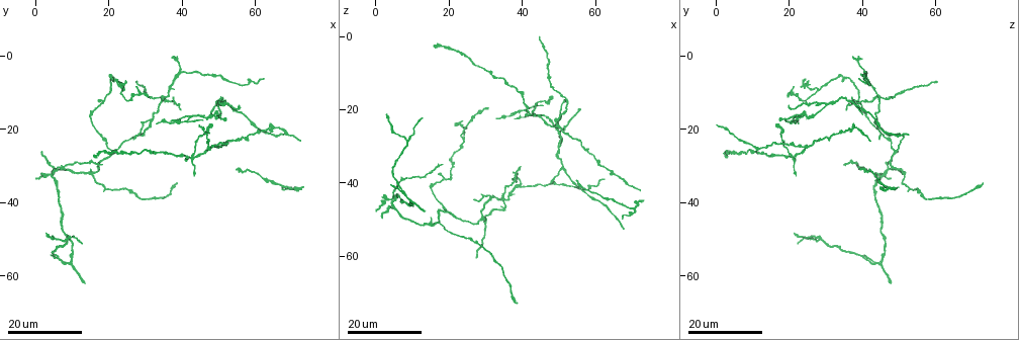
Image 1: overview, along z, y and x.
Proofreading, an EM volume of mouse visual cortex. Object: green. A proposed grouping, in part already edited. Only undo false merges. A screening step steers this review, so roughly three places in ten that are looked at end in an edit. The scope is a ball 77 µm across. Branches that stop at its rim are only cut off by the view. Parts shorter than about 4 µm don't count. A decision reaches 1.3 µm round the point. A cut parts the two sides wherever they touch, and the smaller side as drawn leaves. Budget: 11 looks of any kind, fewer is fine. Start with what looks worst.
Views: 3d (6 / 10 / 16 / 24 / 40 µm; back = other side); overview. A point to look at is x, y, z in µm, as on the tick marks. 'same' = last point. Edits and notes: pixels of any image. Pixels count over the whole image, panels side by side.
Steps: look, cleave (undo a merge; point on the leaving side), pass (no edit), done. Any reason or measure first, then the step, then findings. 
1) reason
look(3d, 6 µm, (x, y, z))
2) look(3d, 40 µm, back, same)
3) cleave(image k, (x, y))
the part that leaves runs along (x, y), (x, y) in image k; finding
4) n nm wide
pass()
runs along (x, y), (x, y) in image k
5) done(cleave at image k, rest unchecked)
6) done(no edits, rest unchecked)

look(3d, 16 µm, (4.5, 33.0, 44.5))

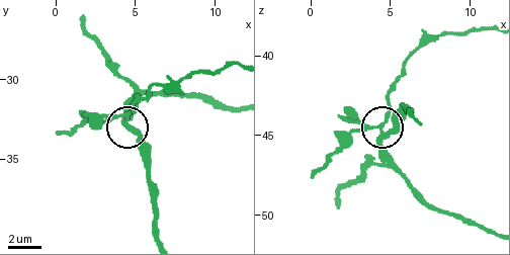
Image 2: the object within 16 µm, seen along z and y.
look(3d, 10 µm, (4.7, 33.2, 45.0))

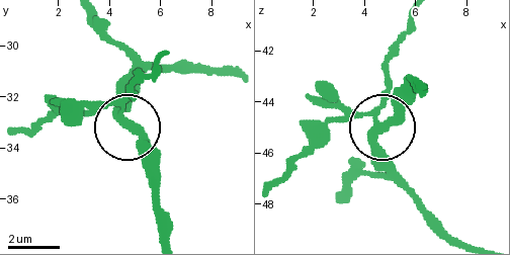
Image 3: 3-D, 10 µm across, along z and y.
3 arms
cleave(image 3, (133, 95))
the part that leaves runs along (381, 106), (387, 63), (408, 17) in image 3; a second neuron is stuck on

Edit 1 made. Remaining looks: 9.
small branch off a trunk
look(3d, 24 µm, (39.5, 5.0, 41.0))

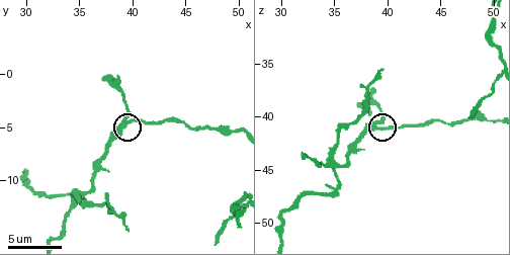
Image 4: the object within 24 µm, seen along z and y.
look(3d, 10 µm, (40.0, 4.4, 41.2))

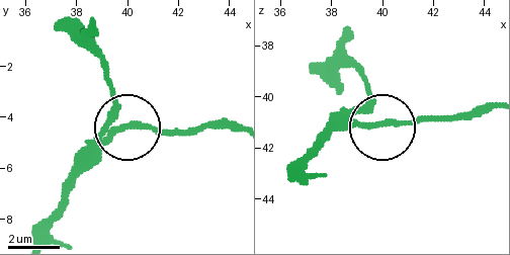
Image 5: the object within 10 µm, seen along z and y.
side arm 6 µm; 3 arms
pass()
continuous, no second neuron

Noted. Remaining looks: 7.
looks like a crossing
look(3d, 16 µm, (16.0, 32.0, 51.5))

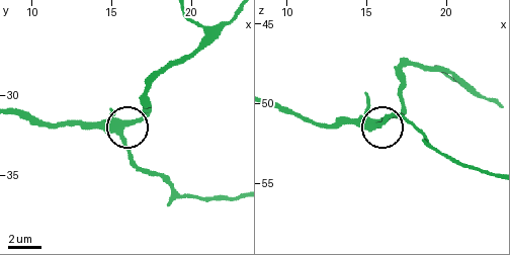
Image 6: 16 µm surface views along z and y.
look(3d, 10 µm, (15.3, 32.1, 51.4))

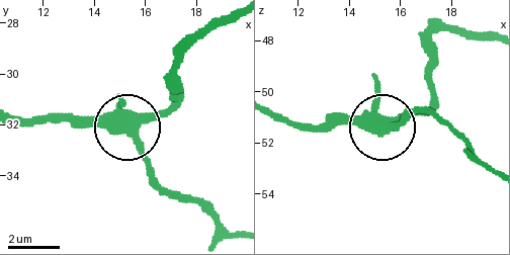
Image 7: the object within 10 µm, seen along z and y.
pass()
runs along (220, 19), (178, 63), (168, 108), (135, 121), (159, 184) in image 7; continuous, no second neuron

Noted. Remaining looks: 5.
two arms in line, one across
look(3d, 16 µm, (50.5, 12.5, 36.5))

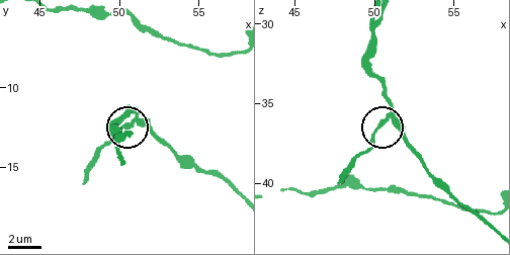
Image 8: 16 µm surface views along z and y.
zoom in
look(3d, 6 µm, (50.8, 12.3, 36.0))

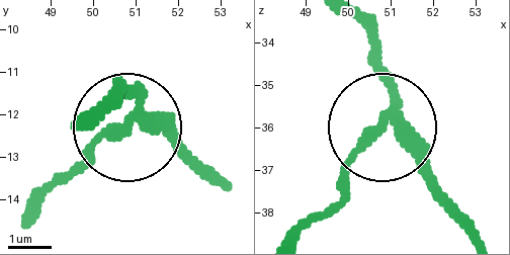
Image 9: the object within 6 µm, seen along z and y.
side arm 6 µm
pass()
one neuron here

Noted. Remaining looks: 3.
two arms in line, one across
look(3d, 16 µm, (24.0, 9.5, 28.0))

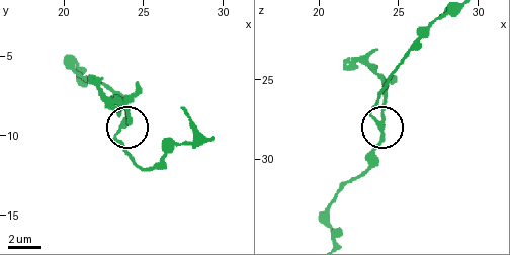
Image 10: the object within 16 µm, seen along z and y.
look(3d, 6 µm, (23.9, 9.1, 27.8))

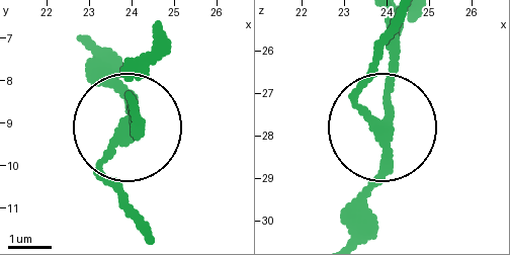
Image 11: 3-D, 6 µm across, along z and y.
pass()
continuous, no second neuron

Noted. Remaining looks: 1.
done(cleave at image 3, rest unchecked)

